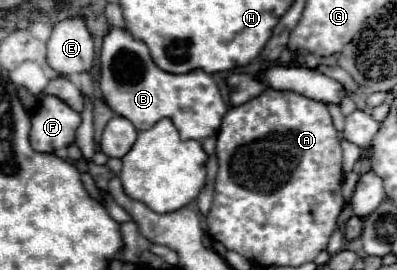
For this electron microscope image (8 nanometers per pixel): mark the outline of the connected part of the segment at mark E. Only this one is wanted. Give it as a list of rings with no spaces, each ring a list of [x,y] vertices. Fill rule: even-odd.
[[[68,18],[52,28],[48,40],[48,64],[62,76],[90,72],[94,64],[94,44],[80,18]]]

